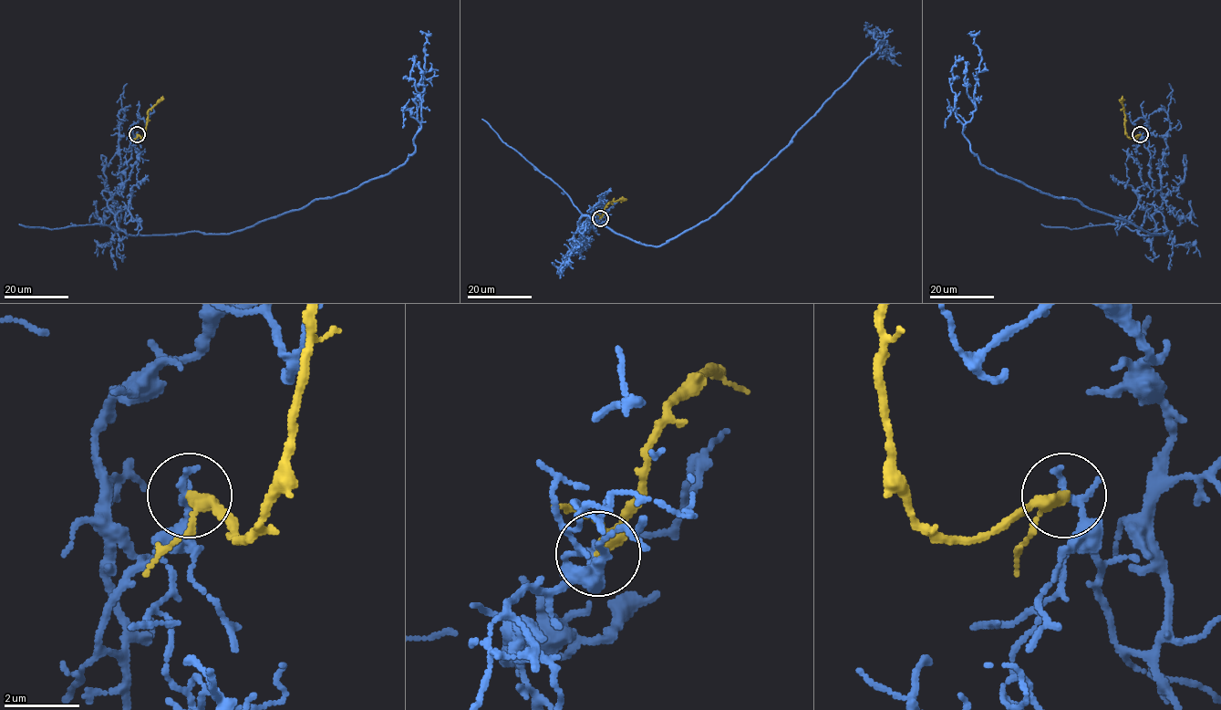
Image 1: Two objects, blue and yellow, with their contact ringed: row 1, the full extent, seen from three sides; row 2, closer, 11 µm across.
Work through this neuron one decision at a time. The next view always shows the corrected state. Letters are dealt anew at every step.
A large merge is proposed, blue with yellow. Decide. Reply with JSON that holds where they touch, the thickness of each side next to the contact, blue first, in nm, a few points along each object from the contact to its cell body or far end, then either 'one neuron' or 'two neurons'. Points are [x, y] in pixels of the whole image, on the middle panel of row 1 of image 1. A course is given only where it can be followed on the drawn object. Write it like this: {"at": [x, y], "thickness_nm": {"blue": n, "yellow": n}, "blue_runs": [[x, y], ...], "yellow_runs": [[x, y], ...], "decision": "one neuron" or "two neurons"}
{"at": [600, 218], "thickness_nm": {"blue": 220, "yellow": 280}, "blue_runs": [[599, 218], [570, 240], [583, 215], [647, 245], [692, 228], [790, 142], [880, 40], [888, 59], [884, 51]], "yellow_runs": [[600, 218], [609, 202], [626, 201]], "decision": "two neurons"}

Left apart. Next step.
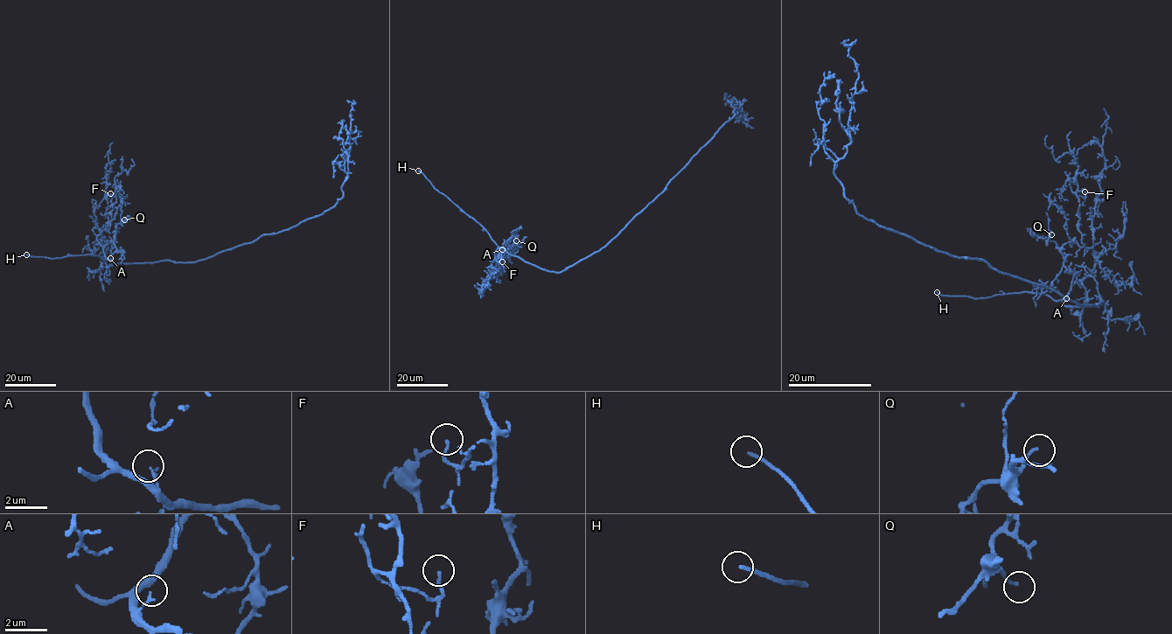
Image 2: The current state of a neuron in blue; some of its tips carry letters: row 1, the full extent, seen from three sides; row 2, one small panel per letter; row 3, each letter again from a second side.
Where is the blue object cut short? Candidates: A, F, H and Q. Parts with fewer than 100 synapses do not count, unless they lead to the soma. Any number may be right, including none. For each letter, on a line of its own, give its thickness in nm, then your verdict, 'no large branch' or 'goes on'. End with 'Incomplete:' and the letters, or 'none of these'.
A: 110 nm thick; no large branch
F: 120 nm thick; no large branch
H: 150 nm thick; goes on
Q: 120 nm thick; no large branch
Incomplete: H

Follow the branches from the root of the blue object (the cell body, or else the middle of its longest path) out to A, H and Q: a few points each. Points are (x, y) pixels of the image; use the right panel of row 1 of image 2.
A: (1040, 285), (1079, 305), (1097, 305), (1103, 302), (1092, 306), (1066, 306), (1066, 298)
H: (1040, 285), (1079, 305), (1103, 302), (1092, 306), (1066, 306), (1061, 300), (1029, 292), (978, 298), (937, 292)
Q: (1040, 285), (1079, 305), (1103, 302), (1063, 303), (1077, 275), (1063, 264), (1051, 234)

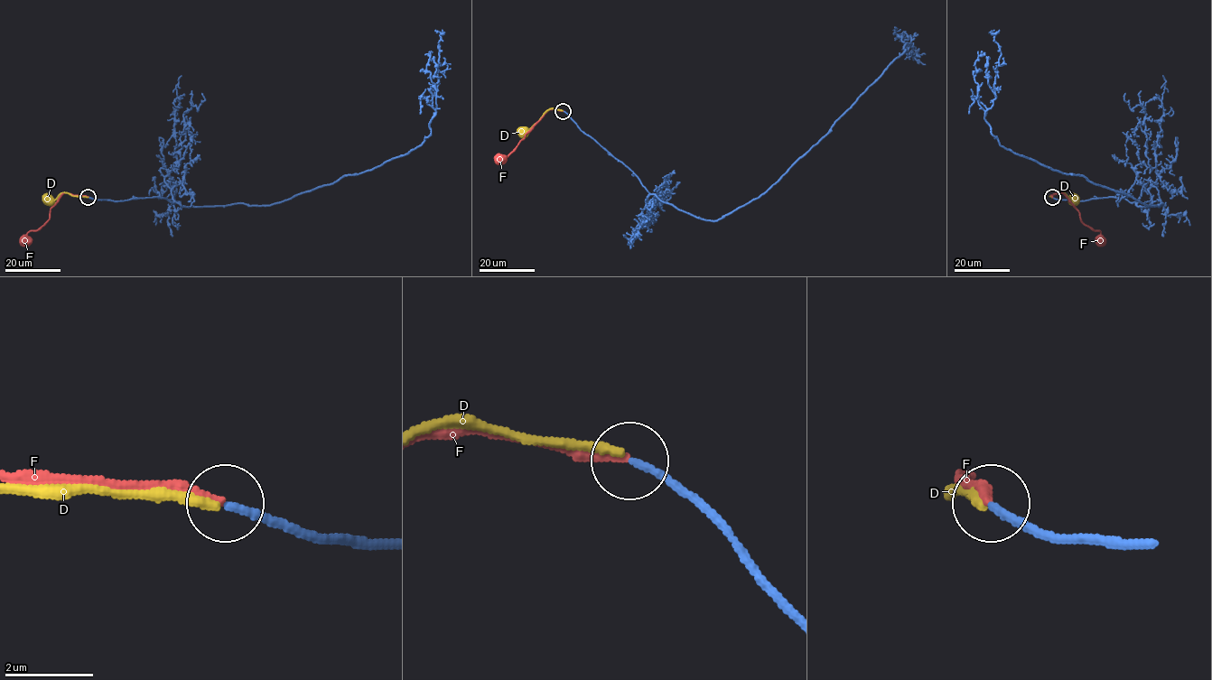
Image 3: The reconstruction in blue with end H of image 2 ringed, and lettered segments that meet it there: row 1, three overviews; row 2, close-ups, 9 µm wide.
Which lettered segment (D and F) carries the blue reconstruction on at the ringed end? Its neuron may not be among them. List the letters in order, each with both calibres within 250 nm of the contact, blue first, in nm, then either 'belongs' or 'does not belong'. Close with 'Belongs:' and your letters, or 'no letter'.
D: 150/220 nm | does not belong
F: 170/200 nm | belongs
Belongs: F

